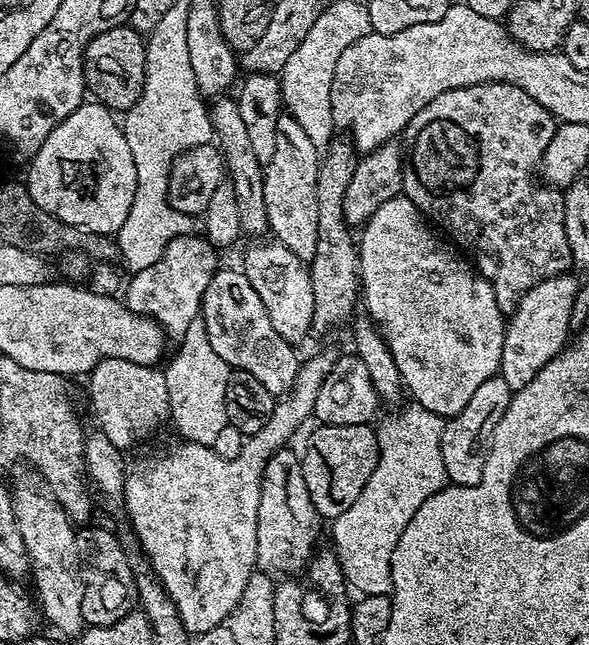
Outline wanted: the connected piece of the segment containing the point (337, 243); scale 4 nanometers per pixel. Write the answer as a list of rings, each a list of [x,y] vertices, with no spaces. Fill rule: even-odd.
[[[333,139],[320,162],[318,182],[318,250],[310,261],[309,276],[314,288],[314,316],[311,331],[328,332],[339,324],[347,325],[358,307],[360,286],[360,253],[354,232],[343,213],[343,199],[358,161],[353,145],[347,139]]]

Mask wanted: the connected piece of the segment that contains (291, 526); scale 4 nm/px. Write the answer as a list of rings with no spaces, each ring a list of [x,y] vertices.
[[[291,447],[279,448],[266,462],[260,483],[258,502],[258,534],[256,535],[256,568],[264,572],[300,574],[305,571],[317,551],[316,539],[320,536],[322,517],[316,513],[314,502],[310,502],[310,490],[306,490],[306,478],[302,478],[301,457],[291,452]]]

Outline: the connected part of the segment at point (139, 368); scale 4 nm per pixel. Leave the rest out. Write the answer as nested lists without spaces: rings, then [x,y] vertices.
[[[120,358],[103,359],[89,372],[88,379],[97,427],[120,451],[129,450],[169,421],[170,397],[164,372],[159,367]]]

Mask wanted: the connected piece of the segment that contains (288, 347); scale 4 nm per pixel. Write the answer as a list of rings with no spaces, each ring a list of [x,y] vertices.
[[[220,268],[213,273],[210,285],[206,286],[206,290],[203,292],[200,320],[212,350],[232,370],[253,374],[254,378],[257,378],[266,390],[270,390],[273,396],[285,395],[292,389],[301,365],[300,357],[298,358],[295,352],[297,349],[293,346],[293,343],[288,342],[275,331],[270,319],[268,319],[262,300],[258,297],[258,293],[256,293],[243,271]]]

